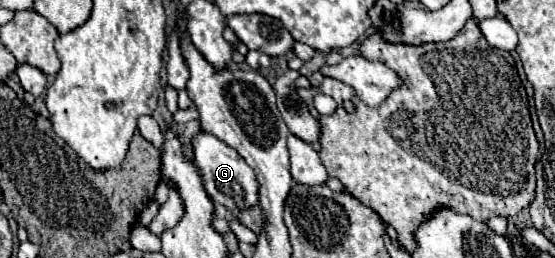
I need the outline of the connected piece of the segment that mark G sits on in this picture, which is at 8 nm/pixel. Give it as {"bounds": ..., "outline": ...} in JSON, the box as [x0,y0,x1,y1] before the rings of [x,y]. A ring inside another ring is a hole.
{"bounds":[194,131,260,213],"outline":[[[204,131],[198,137],[194,137],[194,161],[196,161],[198,169],[202,171],[204,187],[208,191],[208,195],[216,203],[224,205],[232,213],[256,207],[260,203],[258,201],[260,185],[258,185],[254,169],[230,145],[226,145],[218,137],[214,137],[210,133],[204,133]]]}

